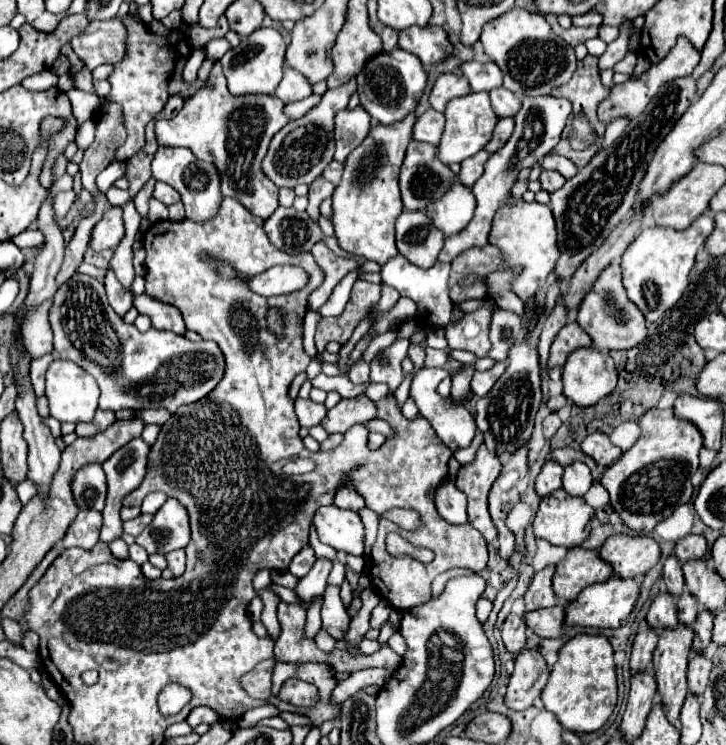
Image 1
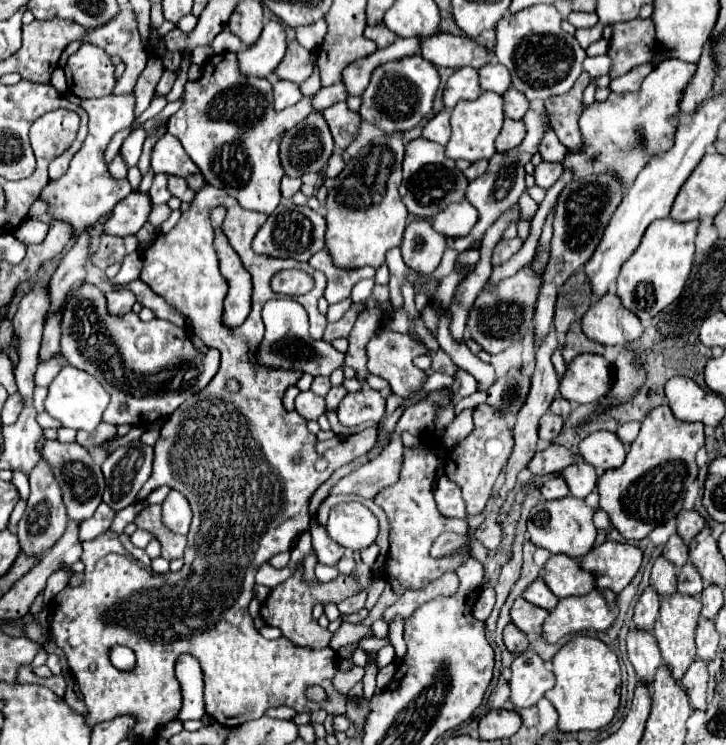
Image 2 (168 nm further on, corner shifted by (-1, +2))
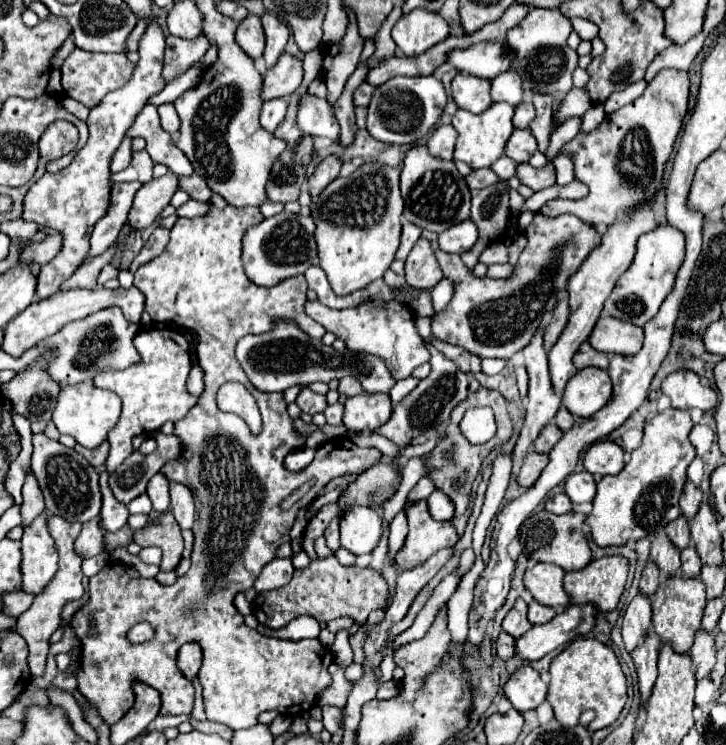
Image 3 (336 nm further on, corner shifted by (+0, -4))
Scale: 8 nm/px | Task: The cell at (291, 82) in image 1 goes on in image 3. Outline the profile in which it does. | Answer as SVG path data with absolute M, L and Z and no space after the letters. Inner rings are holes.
M273 98L263 102L263 110L261 110L261 126L269 132L273 132L277 128L277 124L285 118L285 110L287 110L287 100L285 98Z

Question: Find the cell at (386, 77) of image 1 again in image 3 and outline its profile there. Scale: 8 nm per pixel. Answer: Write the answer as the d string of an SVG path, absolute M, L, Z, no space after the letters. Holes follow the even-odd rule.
M395 76L375 88L367 112L367 130L381 142L413 144L437 124L445 102L445 88L435 76Z

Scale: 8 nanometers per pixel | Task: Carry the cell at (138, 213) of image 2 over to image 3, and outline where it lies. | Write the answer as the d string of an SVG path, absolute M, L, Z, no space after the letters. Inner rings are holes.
M167 172L163 178L153 178L151 182L143 184L133 198L127 224L133 230L143 230L151 226L177 190L177 180L179 178L173 172Z

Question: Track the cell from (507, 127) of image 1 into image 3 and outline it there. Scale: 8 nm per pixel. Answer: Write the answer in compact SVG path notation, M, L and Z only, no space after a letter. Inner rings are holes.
M527 128L513 130L513 134L509 136L509 144L505 146L505 156L521 164L521 162L527 162L535 150L537 150L537 140Z

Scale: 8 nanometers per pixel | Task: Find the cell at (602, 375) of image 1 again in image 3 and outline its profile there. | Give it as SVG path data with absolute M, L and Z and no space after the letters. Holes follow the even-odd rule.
M583 368L573 380L565 386L563 406L581 418L593 416L599 408L603 408L611 398L611 384L607 370L601 368Z

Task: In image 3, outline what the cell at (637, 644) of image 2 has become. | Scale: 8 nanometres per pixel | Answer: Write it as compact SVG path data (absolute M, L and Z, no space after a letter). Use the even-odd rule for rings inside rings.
M637 594L623 616L621 634L625 650L633 652L641 644L641 640L645 640L649 630L651 630L651 600L643 594Z

